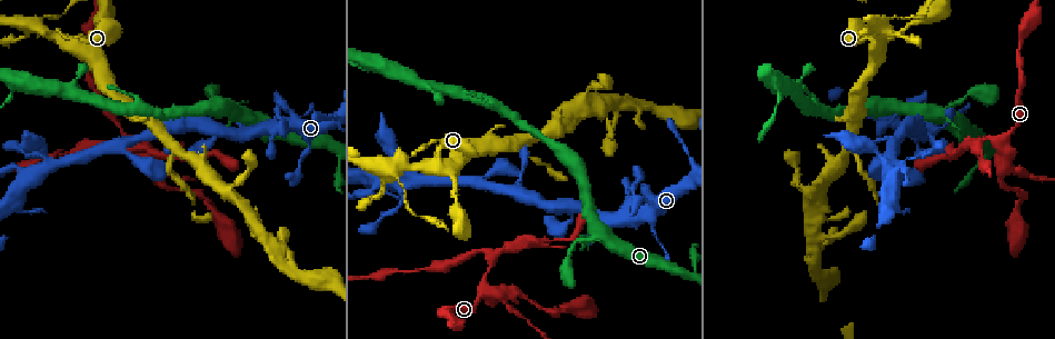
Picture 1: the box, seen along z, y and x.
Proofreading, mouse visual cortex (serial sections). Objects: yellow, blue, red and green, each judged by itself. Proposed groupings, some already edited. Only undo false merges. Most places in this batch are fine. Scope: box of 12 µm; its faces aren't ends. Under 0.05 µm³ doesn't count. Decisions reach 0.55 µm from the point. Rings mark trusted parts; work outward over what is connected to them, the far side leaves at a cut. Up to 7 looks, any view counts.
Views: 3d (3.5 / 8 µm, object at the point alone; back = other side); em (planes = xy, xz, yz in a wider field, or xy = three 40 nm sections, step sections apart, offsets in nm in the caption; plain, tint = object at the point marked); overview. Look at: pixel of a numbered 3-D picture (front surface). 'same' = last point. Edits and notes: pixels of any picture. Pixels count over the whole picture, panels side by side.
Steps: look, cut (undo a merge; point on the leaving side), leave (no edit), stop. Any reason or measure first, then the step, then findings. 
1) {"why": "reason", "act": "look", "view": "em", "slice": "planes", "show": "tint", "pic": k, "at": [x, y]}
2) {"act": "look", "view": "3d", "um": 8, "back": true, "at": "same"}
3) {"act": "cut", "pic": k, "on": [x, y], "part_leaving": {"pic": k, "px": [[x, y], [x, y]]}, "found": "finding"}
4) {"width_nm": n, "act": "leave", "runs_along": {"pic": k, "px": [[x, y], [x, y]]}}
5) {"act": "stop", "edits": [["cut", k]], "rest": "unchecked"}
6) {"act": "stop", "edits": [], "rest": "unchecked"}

{"why": "arms part here", "act": "look", "view": "3d", "um": 3.5, "pic": 1, "at": [246, 133]}

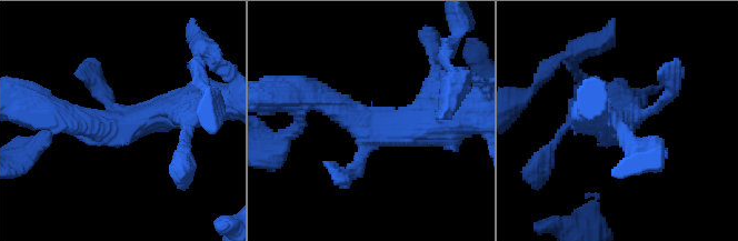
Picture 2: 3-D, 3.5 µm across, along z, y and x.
{"act": "leave", "runs_along": {"pic": 2, "px": [[440, 119], [388, 128], [307, 97]]}, "found": "one cell here"}

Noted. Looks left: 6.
{"why": "three-way junction", "act": "look", "view": "3d", "um": 8, "pic": 1, "at": [486, 294]}

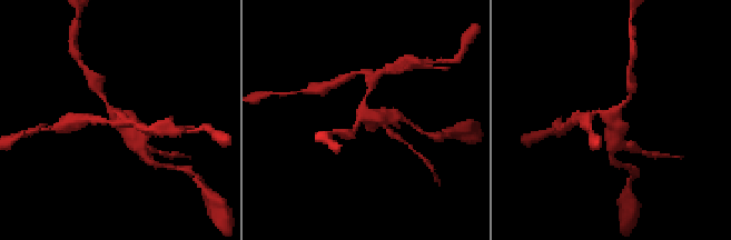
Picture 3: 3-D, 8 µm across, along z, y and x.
{"why": "now the EM", "act": "look", "view": "em", "slice": "xy", "step": 1, "show": "tint", "pic": 3, "at": [115, 113]}

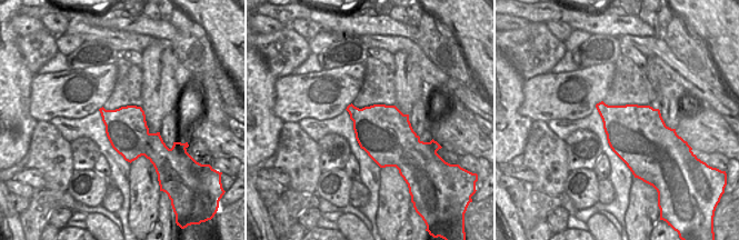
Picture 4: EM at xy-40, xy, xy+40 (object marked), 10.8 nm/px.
{"act": "leave", "runs_along": {"pic": 3, "px": [[98, 92], [135, 138]]}, "found": "all the same cell"}

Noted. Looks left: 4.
{"why": "four arms meet", "act": "look", "view": "3d", "um": 3.5, "back": true, "pic": 1, "at": [878, 43]}

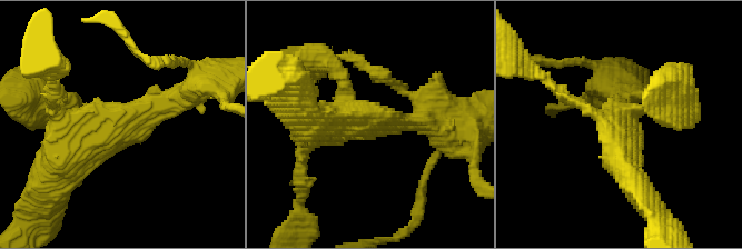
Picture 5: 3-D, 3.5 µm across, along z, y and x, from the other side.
{"act": "leave", "runs_along": {"pic": 5, "px": [[682, 115], [645, 108], [622, 125], [631, 179]]}, "found": "all the same cell"}

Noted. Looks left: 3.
{"act": "stop", "edits": [], "rest": "unchecked"}

